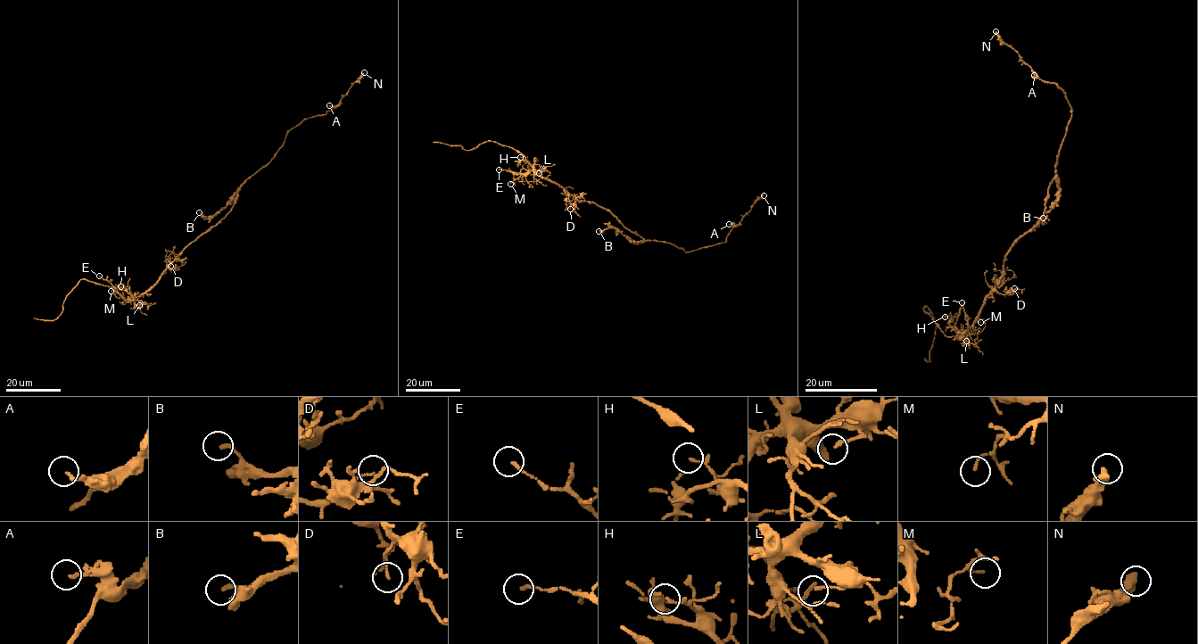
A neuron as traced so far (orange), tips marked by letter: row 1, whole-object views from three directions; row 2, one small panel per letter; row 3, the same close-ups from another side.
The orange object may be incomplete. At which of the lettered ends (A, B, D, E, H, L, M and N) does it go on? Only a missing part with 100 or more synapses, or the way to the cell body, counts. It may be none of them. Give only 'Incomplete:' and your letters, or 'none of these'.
Incomplete: none of these

